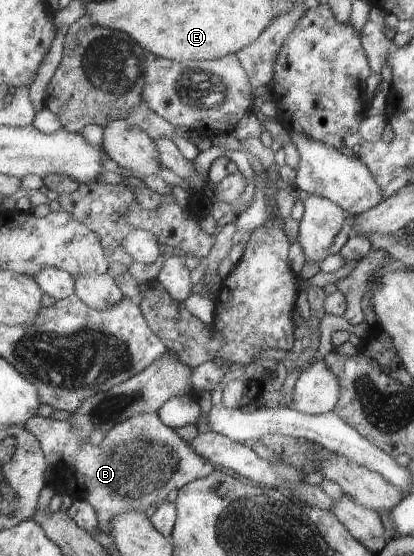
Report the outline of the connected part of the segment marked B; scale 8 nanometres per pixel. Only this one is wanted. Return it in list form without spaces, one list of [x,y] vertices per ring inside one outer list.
[[[157,412],[140,414],[117,425],[99,446],[85,442],[82,434],[72,427],[69,419],[58,421],[53,417],[35,416],[25,425],[29,432],[38,437],[44,455],[47,455],[47,462],[55,469],[54,484],[61,482],[64,493],[69,493],[74,499],[80,498],[91,503],[98,512],[100,529],[107,535],[110,535],[110,522],[115,515],[126,510],[145,512],[149,505],[161,505],[174,489],[181,491],[188,484],[207,478],[217,470],[209,461],[198,455],[191,445],[187,445],[187,441],[183,441],[173,428],[163,423]]]

